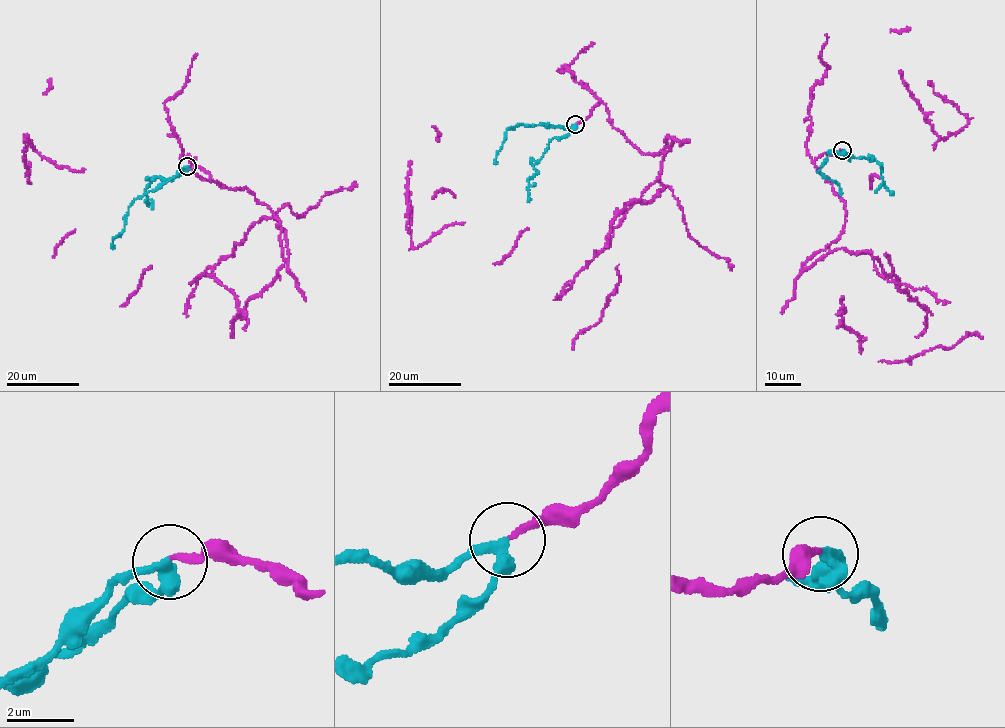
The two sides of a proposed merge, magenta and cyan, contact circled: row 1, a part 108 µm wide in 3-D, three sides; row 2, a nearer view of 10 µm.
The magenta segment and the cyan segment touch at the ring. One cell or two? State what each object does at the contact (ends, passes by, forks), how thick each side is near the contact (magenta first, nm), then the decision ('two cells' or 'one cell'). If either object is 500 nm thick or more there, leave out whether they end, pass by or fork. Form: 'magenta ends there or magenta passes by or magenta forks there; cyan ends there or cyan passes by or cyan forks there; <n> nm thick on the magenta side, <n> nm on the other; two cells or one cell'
magenta ends there; cyan passes by; 200 nm thick on the magenta side, 240 nm on the other; one cell

